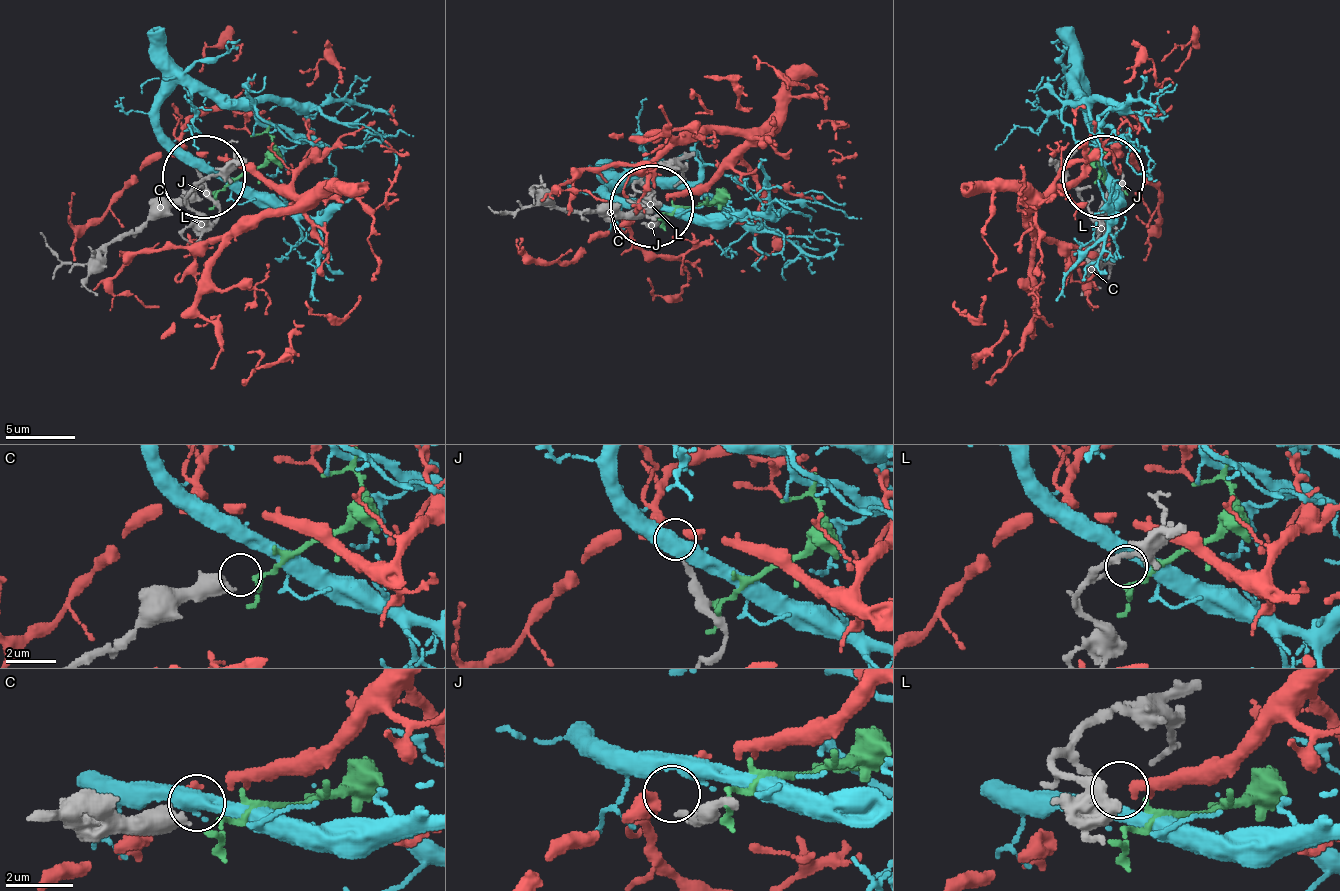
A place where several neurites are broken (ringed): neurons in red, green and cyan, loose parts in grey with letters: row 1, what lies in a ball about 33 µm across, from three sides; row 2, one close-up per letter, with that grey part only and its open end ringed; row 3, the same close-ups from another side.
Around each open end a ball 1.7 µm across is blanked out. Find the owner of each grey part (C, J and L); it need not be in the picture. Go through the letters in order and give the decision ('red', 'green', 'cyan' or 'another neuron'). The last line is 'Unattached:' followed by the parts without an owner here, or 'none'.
C: another neuron
J: red
L: green
Unattached: C

